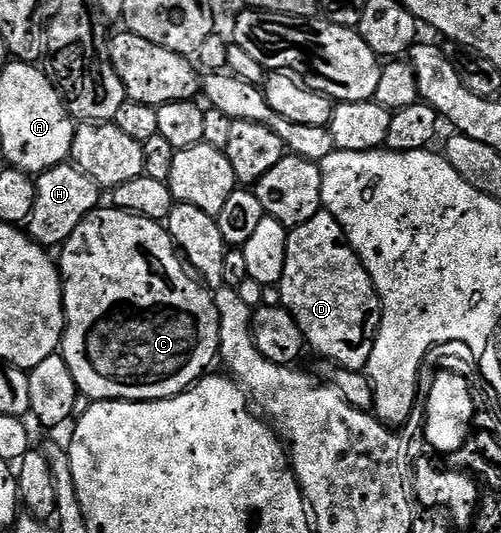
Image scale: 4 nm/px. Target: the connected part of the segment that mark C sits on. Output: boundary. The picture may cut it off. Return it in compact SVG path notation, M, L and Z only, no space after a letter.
M100 207L94 209L92 213L77 227L77 231L73 231L73 235L69 235L69 239L61 247L63 253L57 257L57 264L61 274L63 283L63 315L65 324L63 327L63 344L61 346L61 355L65 359L65 363L69 363L69 371L73 371L73 379L77 383L80 393L91 397L92 402L96 401L160 401L161 399L169 399L175 397L179 393L183 393L186 389L191 388L200 377L208 372L207 369L219 357L219 312L215 306L214 296L192 274L189 272L188 266L181 260L180 254L177 252L175 245L171 242L171 236L167 234L166 228L160 222L150 221L144 217L138 217L132 213L126 213L124 209L116 209L114 207Z

